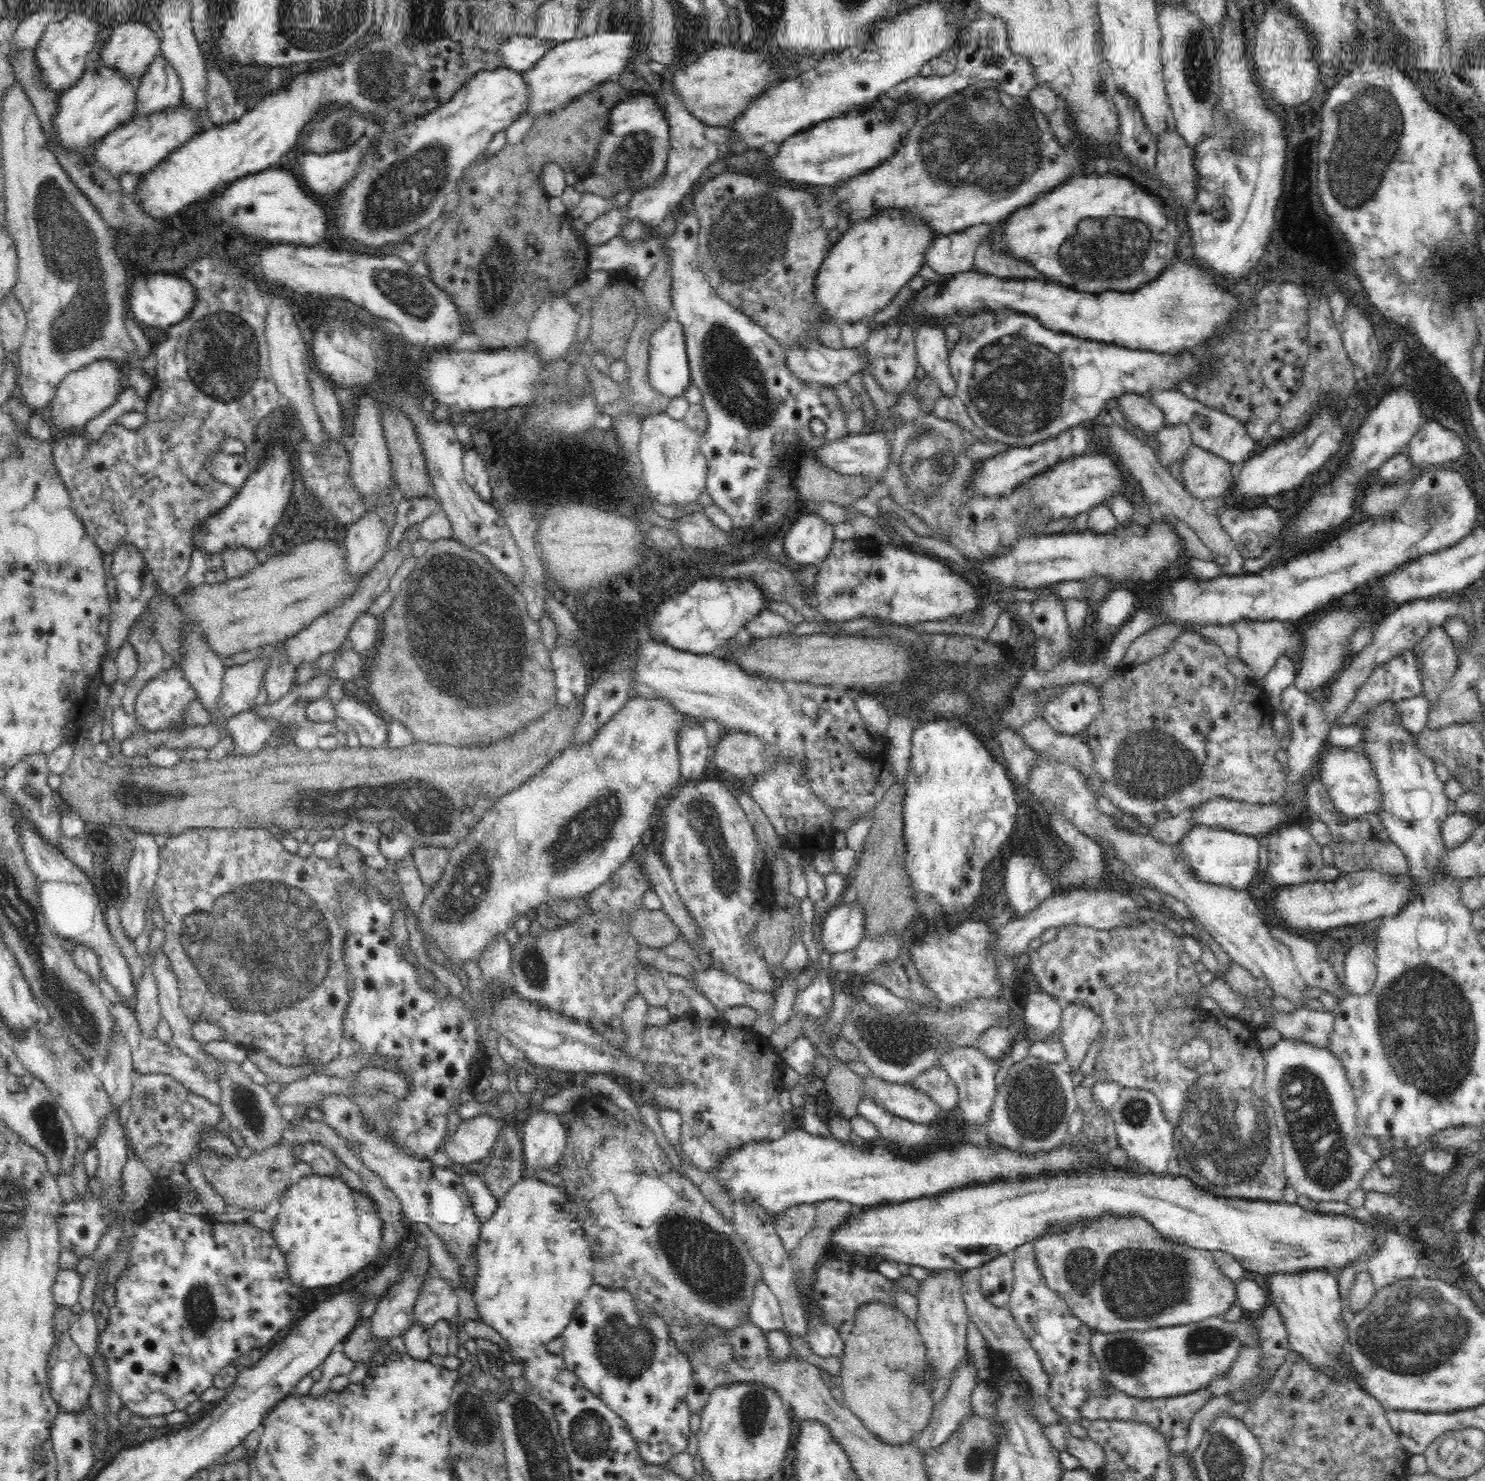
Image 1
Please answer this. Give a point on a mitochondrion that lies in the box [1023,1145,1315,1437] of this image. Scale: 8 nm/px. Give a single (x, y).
(1141, 1280)

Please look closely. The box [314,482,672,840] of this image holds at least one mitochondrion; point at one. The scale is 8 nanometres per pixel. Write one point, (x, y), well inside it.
(460, 611)

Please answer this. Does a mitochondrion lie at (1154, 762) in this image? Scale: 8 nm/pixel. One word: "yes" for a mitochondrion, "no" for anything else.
yes

